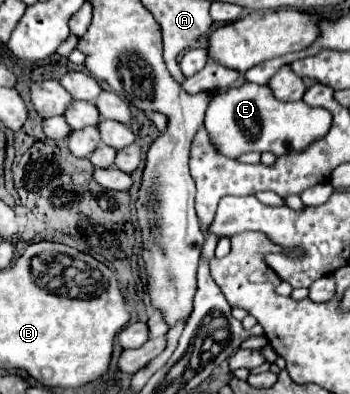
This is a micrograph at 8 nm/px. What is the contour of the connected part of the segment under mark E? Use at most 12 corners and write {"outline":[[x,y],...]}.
{"outline":[[267,86],[217,92],[205,130],[219,154],[299,152],[331,126],[325,108]]}

